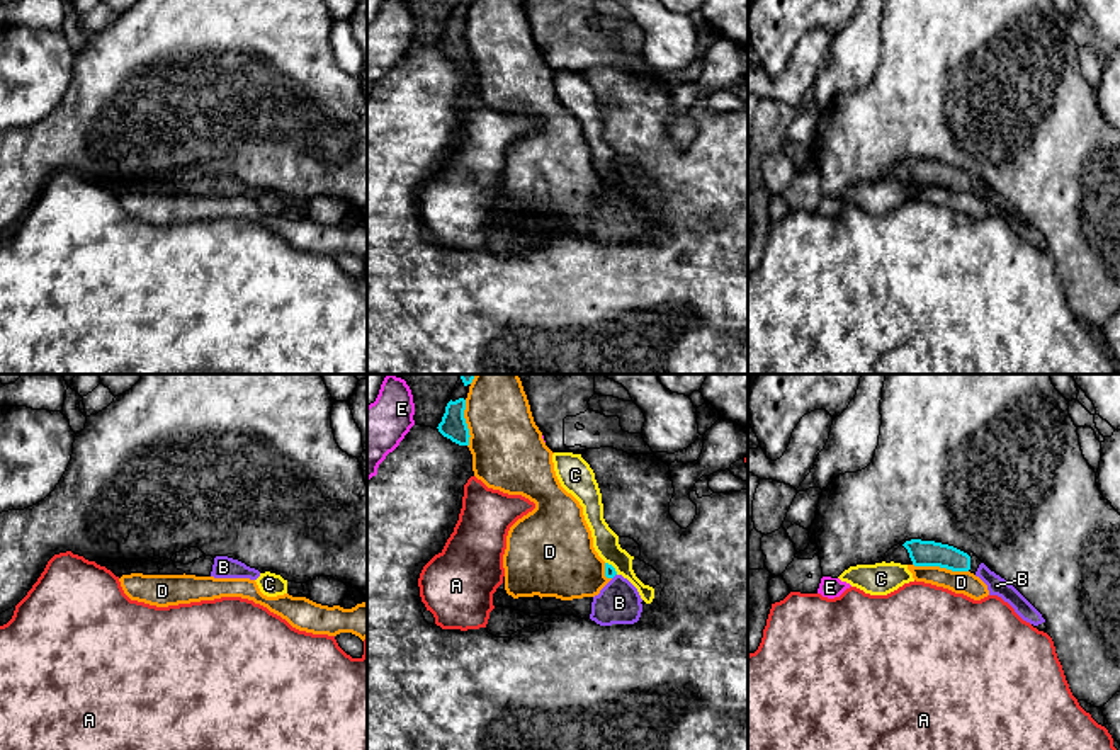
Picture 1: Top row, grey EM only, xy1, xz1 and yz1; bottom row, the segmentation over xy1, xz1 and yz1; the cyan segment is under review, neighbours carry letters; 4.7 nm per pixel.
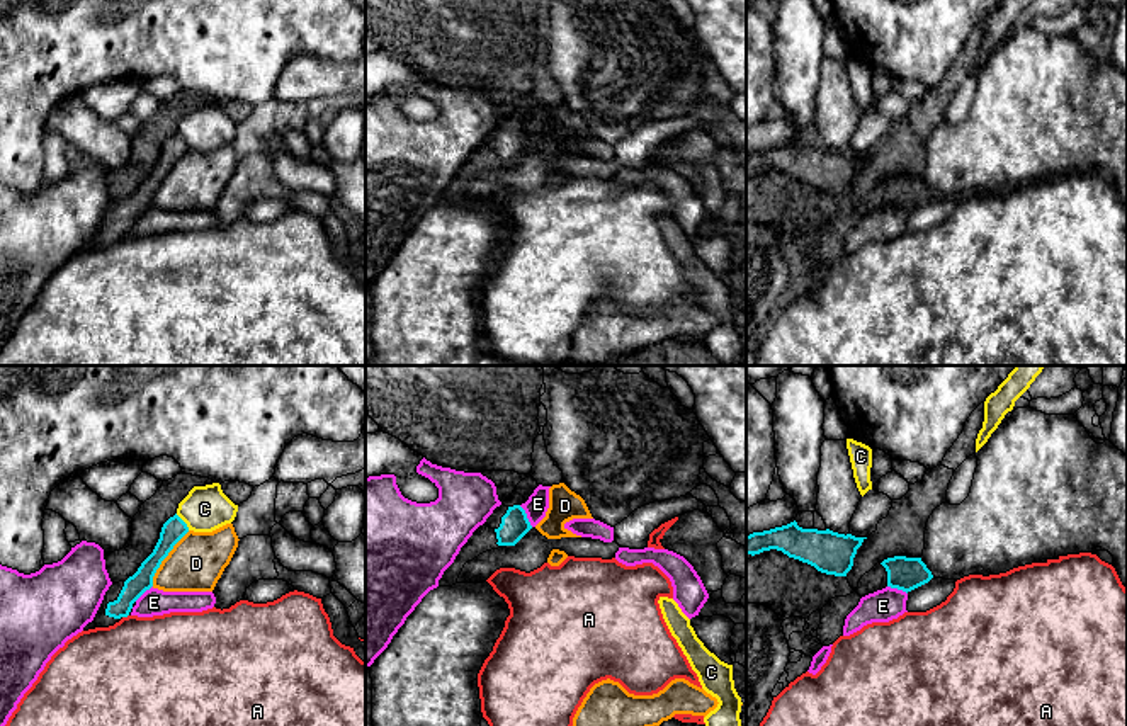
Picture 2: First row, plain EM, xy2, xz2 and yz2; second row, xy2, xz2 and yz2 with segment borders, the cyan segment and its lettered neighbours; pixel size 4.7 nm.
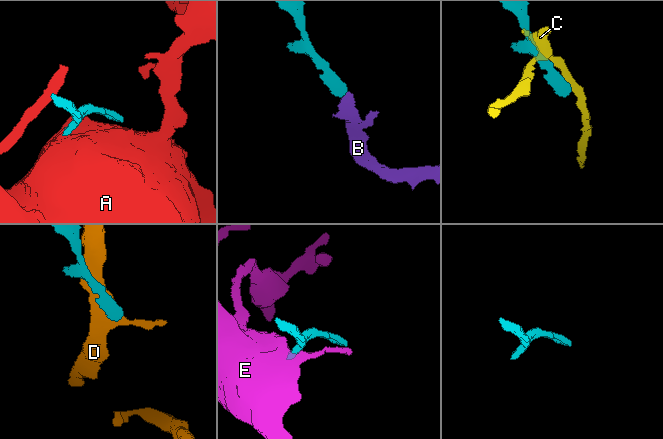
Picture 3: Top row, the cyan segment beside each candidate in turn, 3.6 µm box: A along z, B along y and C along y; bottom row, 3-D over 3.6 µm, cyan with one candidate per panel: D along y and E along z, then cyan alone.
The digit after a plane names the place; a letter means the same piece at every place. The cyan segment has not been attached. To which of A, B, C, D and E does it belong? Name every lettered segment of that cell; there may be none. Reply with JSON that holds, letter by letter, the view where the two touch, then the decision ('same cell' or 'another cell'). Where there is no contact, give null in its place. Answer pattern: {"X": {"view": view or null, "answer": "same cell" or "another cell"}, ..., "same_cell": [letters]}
{"A": {"view": "xy2", "answer": "another cell"}, "B": {"view": "xz1", "answer": "same cell"}, "C": {"view": "xy2", "answer": "another cell"}, "D": {"view": "yz1", "answer": "another cell"}, "E": {"view": "xz2", "answer": "another cell"}, "same_cell": ["B"]}

